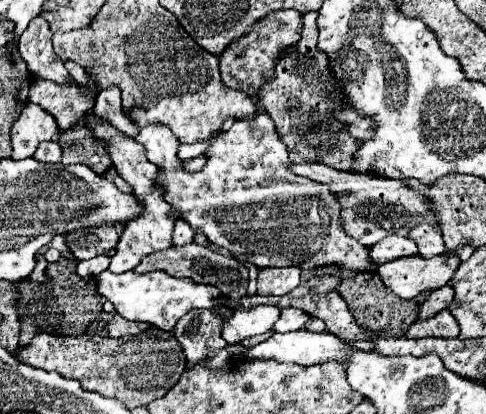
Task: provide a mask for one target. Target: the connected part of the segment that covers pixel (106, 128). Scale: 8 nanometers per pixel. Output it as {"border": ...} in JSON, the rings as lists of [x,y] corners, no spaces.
{"border":[[[91,115],[89,127],[97,135],[97,139],[107,141],[107,151],[111,155],[115,171],[133,187],[133,193],[139,197],[139,203],[141,203],[141,213],[125,225],[125,231],[121,233],[121,239],[117,243],[117,253],[111,257],[111,265],[109,265],[111,273],[125,273],[125,271],[131,271],[135,265],[139,265],[143,255],[171,247],[173,219],[169,217],[169,205],[163,199],[163,189],[157,187],[157,177],[161,175],[161,169],[147,161],[143,147],[135,139],[121,135],[107,121]]]}

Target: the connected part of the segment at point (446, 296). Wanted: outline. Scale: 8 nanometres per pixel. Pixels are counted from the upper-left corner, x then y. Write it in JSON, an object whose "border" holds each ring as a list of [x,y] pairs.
{"border":[[[445,285],[445,287],[439,287],[435,291],[431,291],[431,295],[427,297],[427,301],[421,305],[419,309],[419,319],[427,319],[443,309],[447,309],[447,305],[451,303],[453,299],[453,289],[451,285]]]}

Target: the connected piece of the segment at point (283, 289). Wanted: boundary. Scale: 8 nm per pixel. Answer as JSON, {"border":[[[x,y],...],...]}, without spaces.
{"border":[[[297,265],[289,267],[267,267],[259,271],[257,293],[259,295],[285,295],[291,293],[301,281],[301,269]]]}

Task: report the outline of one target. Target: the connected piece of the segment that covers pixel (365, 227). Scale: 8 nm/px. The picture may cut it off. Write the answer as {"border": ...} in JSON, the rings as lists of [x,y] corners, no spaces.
{"border":[[[317,163],[291,167],[297,171],[297,175],[319,181],[321,185],[327,185],[333,193],[337,193],[337,199],[341,203],[341,227],[361,245],[371,247],[387,235],[405,235],[415,239],[423,257],[435,257],[445,251],[439,225],[435,223],[435,215],[431,215],[431,207],[425,203],[427,199],[411,191],[403,181],[363,173],[343,173]]]}

